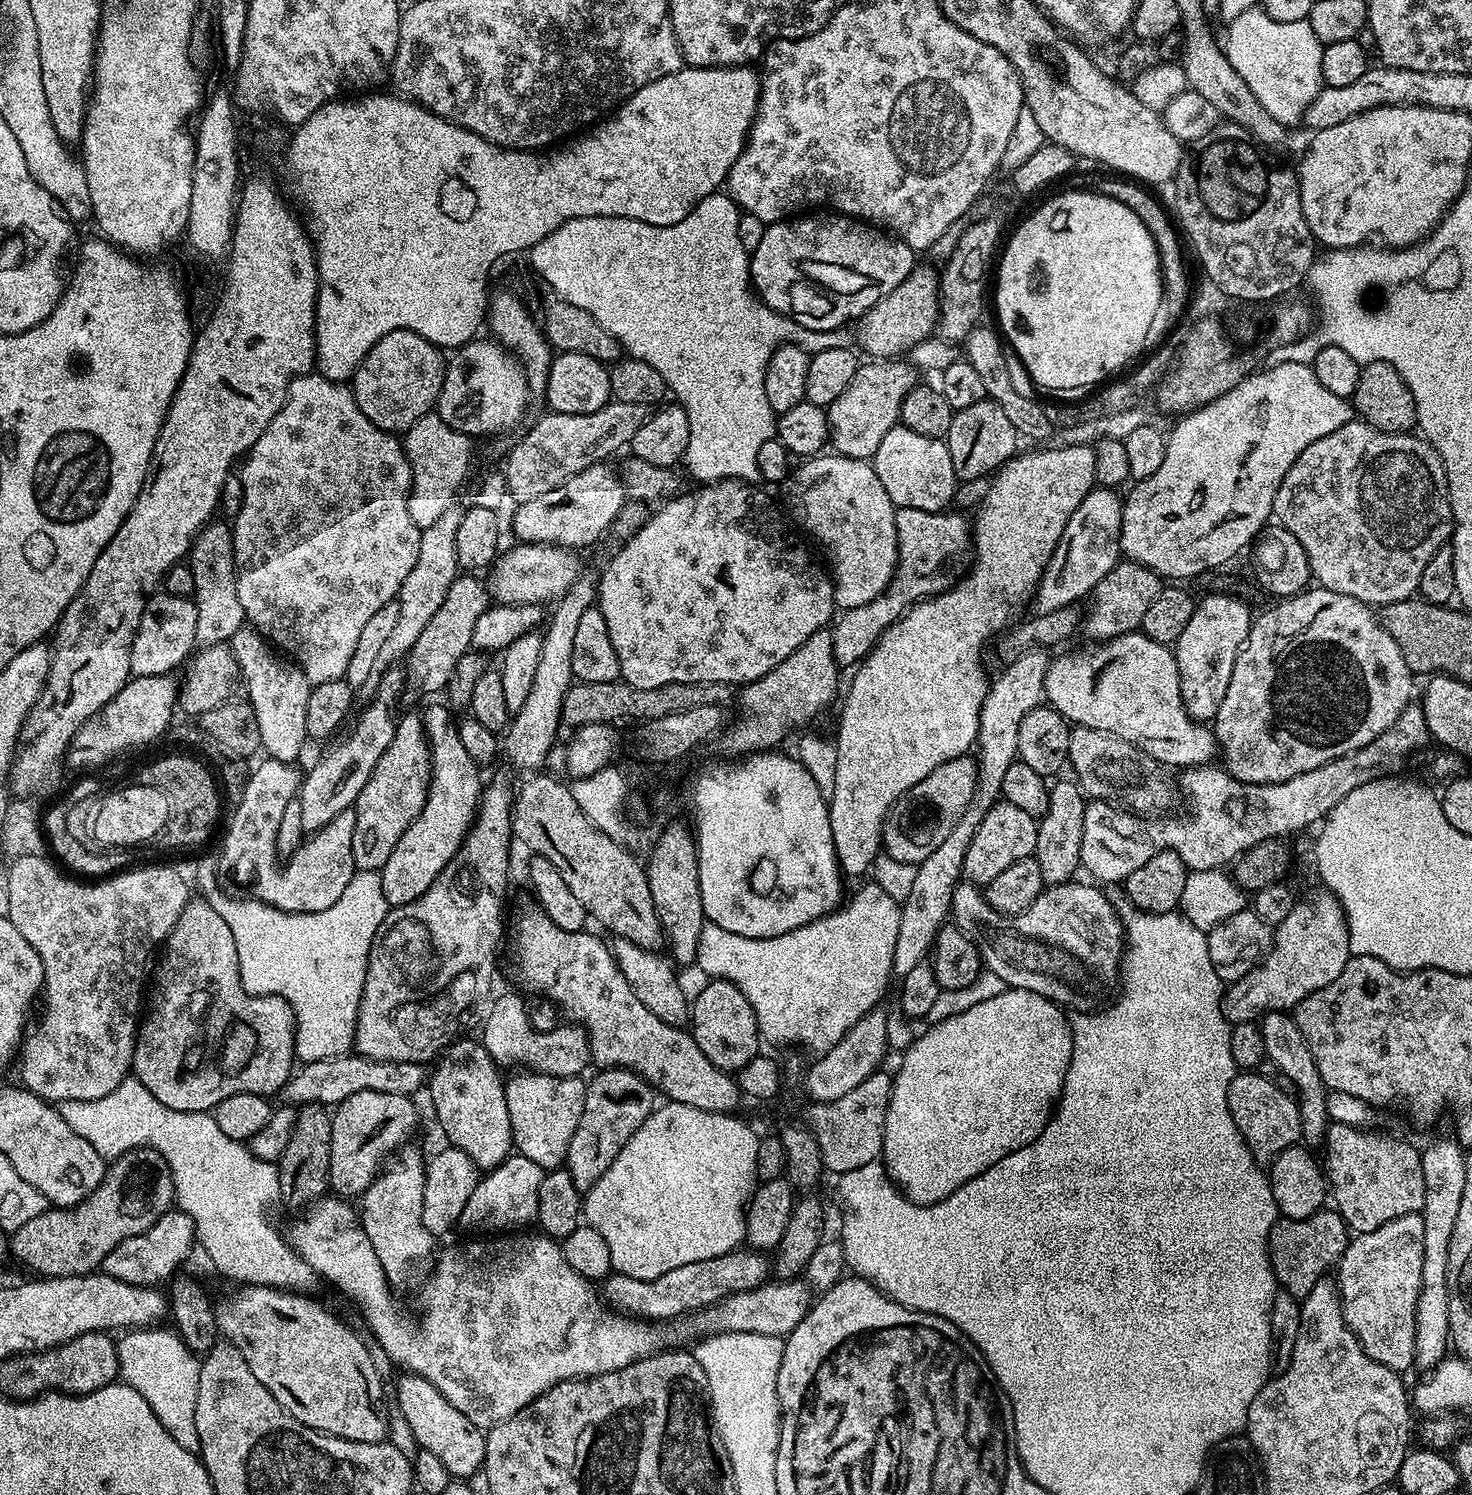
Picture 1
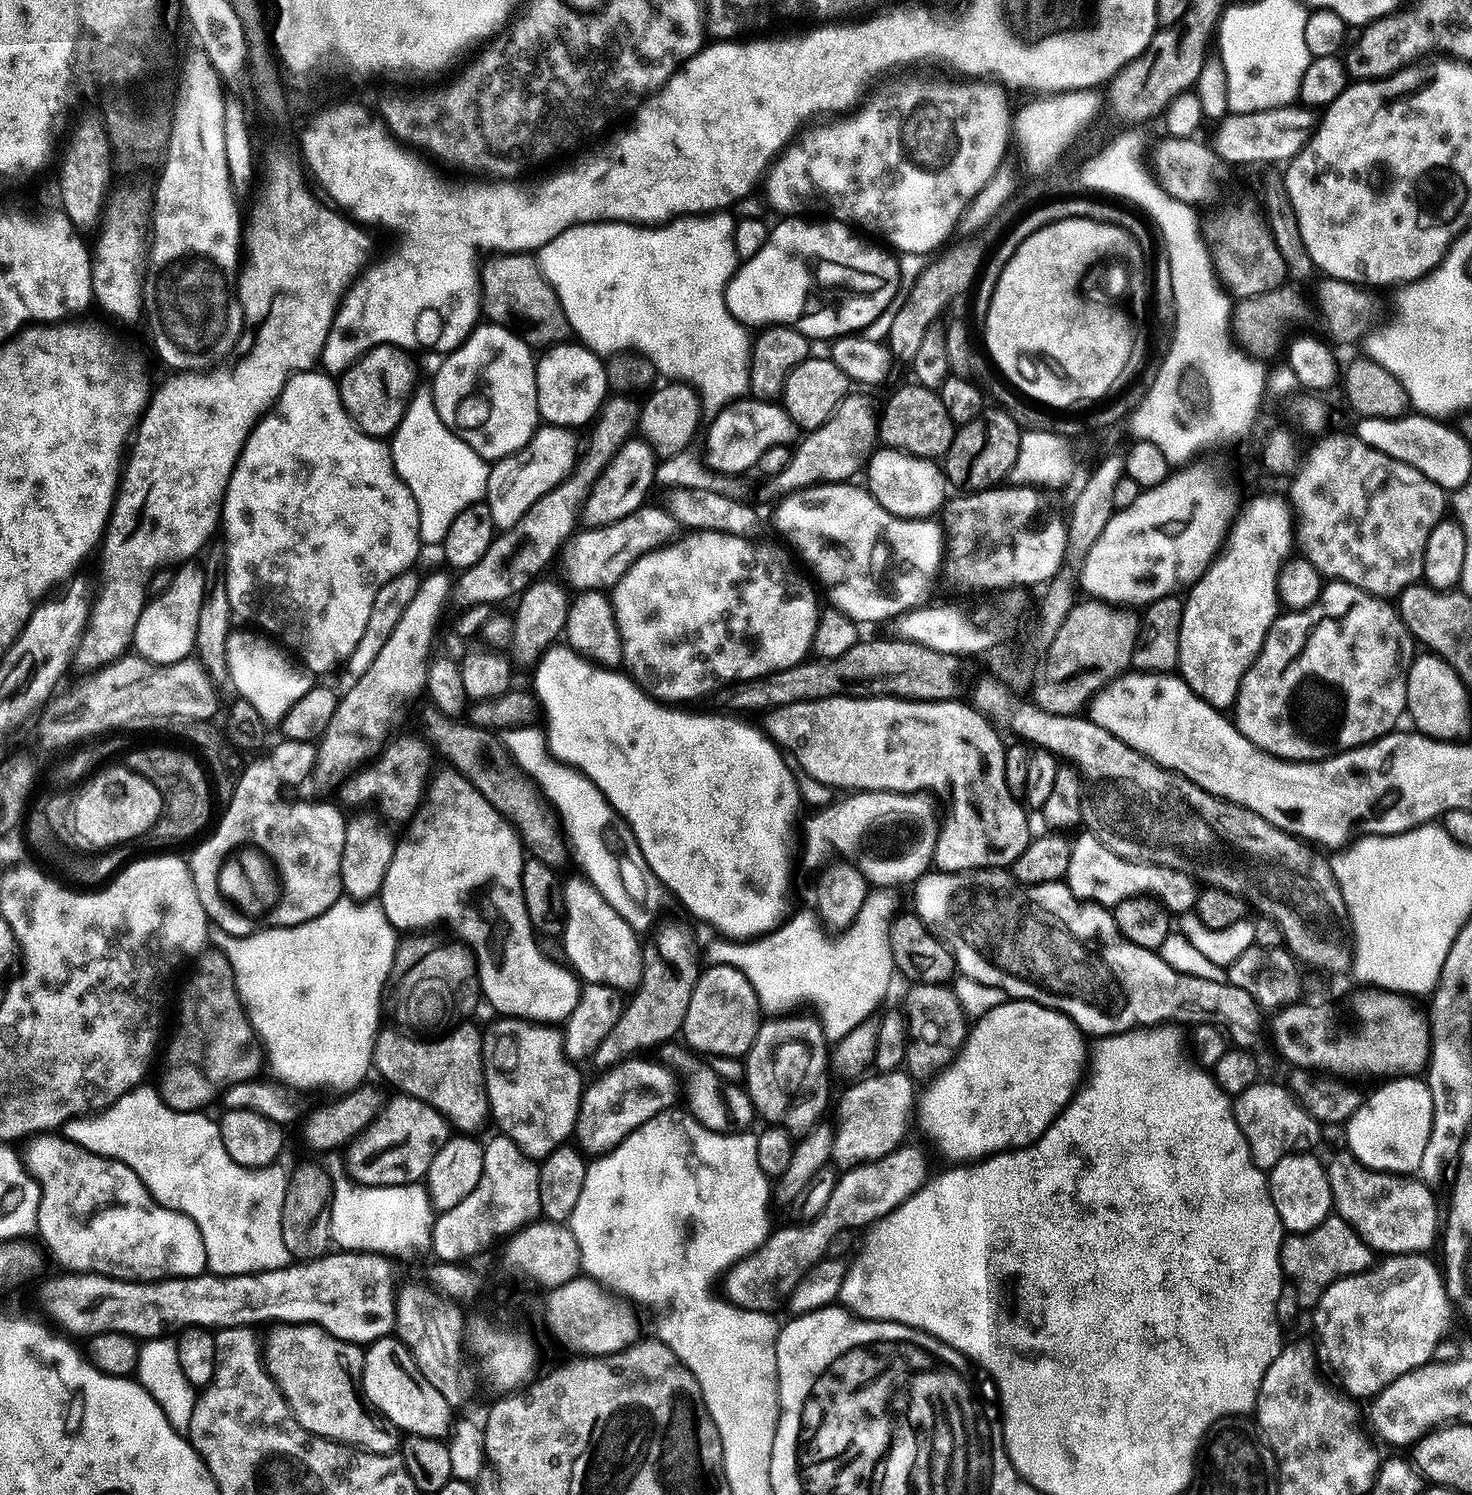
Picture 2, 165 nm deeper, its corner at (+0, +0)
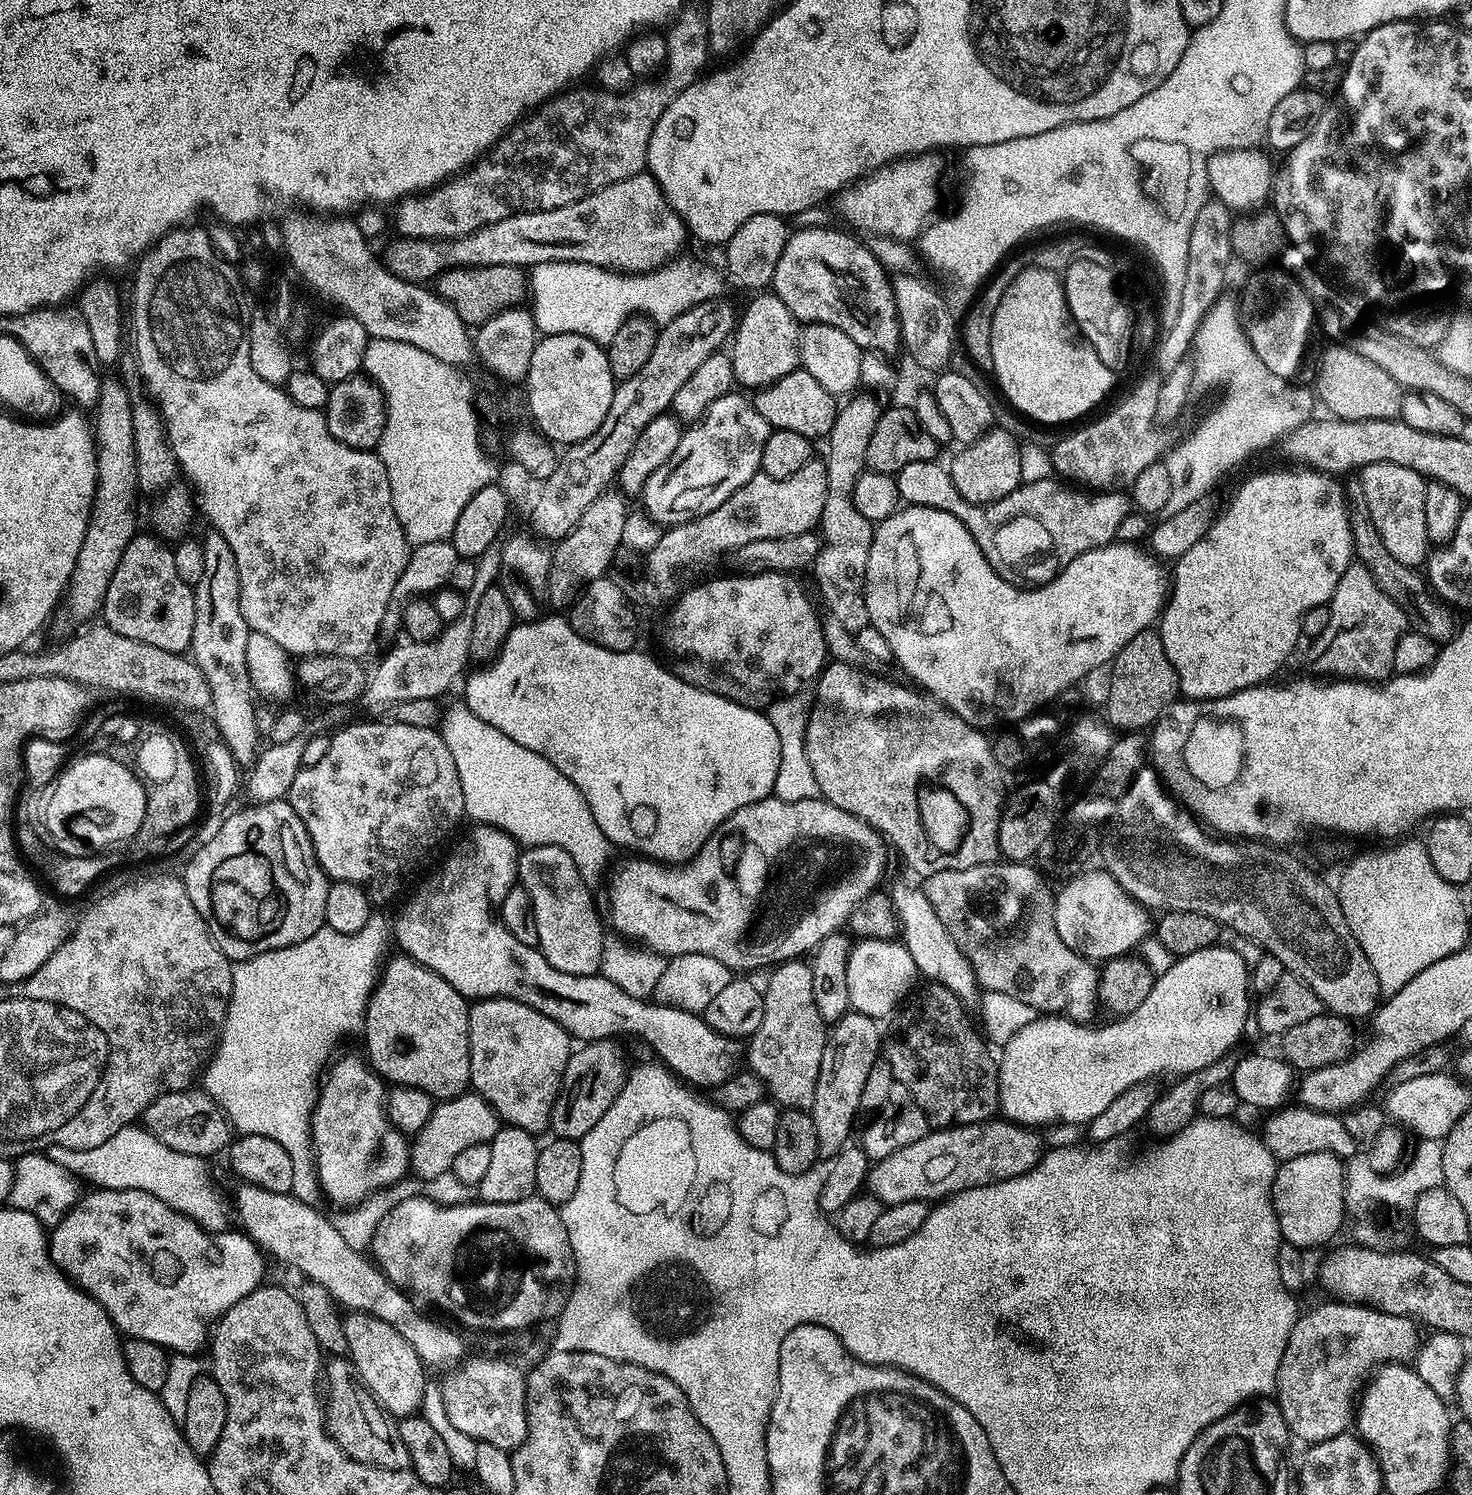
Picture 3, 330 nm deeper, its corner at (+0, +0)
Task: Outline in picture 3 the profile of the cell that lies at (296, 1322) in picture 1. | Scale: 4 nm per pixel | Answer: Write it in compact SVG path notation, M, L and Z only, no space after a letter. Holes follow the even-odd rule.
M332 1358L326 1364L328 1400L323 1401L324 1426L333 1442L350 1458L375 1468L402 1470L410 1465L399 1423L380 1407L376 1397L354 1375L351 1359Z

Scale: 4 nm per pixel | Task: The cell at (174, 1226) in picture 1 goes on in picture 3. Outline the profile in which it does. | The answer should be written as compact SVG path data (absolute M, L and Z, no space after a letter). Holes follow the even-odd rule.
M102 1188L92 1190L89 1196L81 1195L77 1199L76 1207L72 1208L62 1218L62 1222L58 1222L56 1227L50 1232L50 1255L57 1268L68 1277L69 1280L75 1282L89 1296L93 1296L106 1310L108 1317L112 1319L113 1324L125 1337L133 1340L145 1340L146 1342L154 1342L160 1344L165 1350L171 1350L176 1354L192 1354L197 1351L196 1347L200 1343L205 1343L206 1332L204 1336L204 1323L207 1320L215 1321L223 1316L226 1310L230 1310L242 1298L246 1298L246 1294L250 1294L255 1288L261 1287L264 1276L264 1259L265 1253L261 1251L255 1241L248 1239L243 1231L225 1230L219 1233L218 1239L213 1233L203 1229L196 1224L188 1216L184 1216L178 1210L174 1210L170 1206L166 1206L166 1202L162 1202L158 1198L154 1198L154 1194L143 1192L142 1190L126 1190L125 1188Z

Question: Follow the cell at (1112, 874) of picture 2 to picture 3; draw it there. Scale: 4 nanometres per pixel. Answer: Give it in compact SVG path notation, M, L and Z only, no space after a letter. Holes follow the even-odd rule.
M1081 870L1067 881L1061 892L1055 893L1056 909L1054 922L1058 936L1070 950L1093 962L1112 960L1116 956L1127 956L1134 946L1149 939L1154 920L1149 909L1125 890L1107 870L1088 872ZM1133 944L1133 948L1132 948Z

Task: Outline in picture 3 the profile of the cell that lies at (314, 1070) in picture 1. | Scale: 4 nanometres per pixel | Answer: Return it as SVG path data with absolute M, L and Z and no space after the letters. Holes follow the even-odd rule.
M189 1086L182 1092L167 1092L150 1102L150 1106L144 1111L142 1124L154 1134L154 1138L170 1146L170 1150L205 1158L212 1158L215 1152L225 1151L224 1131L229 1131L230 1128L216 1099L196 1086Z

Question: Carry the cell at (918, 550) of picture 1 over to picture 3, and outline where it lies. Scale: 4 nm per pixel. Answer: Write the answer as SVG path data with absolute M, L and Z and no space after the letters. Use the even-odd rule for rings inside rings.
M936 460L910 462L910 466L902 466L895 477L903 499L909 505L940 508L958 517L966 530L970 530L990 566L1006 582L1017 586L1048 584L1074 558L1092 548L1113 543L1118 525L1130 510L1129 497L1123 491L1104 490L1089 495L1084 490L1073 490L1056 478L1033 484L1021 483L1019 488L1006 494L1006 498L995 500L993 504L971 504L958 494L951 471Z

